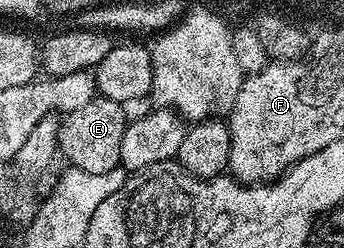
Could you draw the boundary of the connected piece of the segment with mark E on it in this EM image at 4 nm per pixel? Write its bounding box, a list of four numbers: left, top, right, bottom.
[58,96,129,173]

